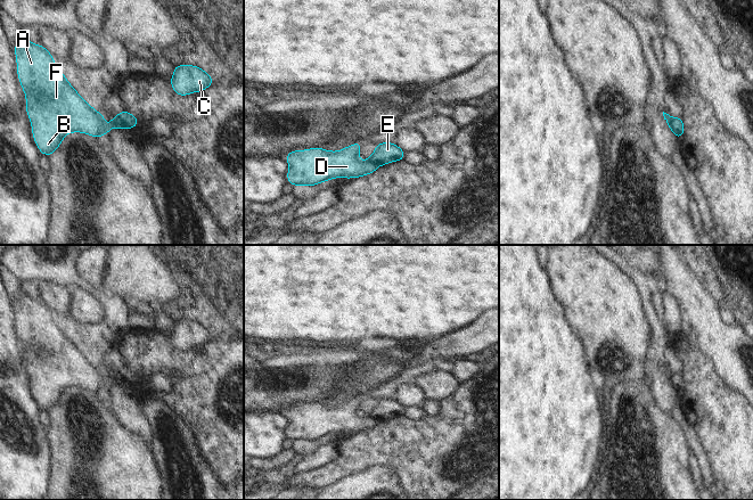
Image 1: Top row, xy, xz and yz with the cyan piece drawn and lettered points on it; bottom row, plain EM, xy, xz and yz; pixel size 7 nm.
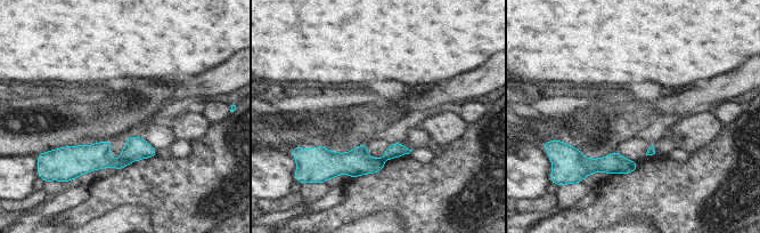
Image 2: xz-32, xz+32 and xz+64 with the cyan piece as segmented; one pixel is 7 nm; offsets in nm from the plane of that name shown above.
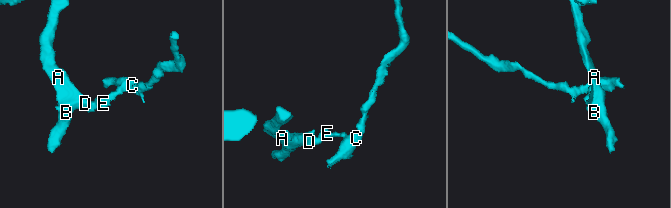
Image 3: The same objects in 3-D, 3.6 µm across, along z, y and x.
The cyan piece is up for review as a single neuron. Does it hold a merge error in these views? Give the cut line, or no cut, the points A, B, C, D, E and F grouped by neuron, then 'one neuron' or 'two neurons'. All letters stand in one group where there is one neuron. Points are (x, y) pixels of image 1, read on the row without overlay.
xz (368, 415), (377, 420) | A B D F / C E | two neurons

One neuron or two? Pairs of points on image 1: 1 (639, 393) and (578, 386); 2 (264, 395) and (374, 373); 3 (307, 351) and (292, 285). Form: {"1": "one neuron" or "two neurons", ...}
{"1": "two neurons", "2": "one neuron", "3": "two neurons"}

